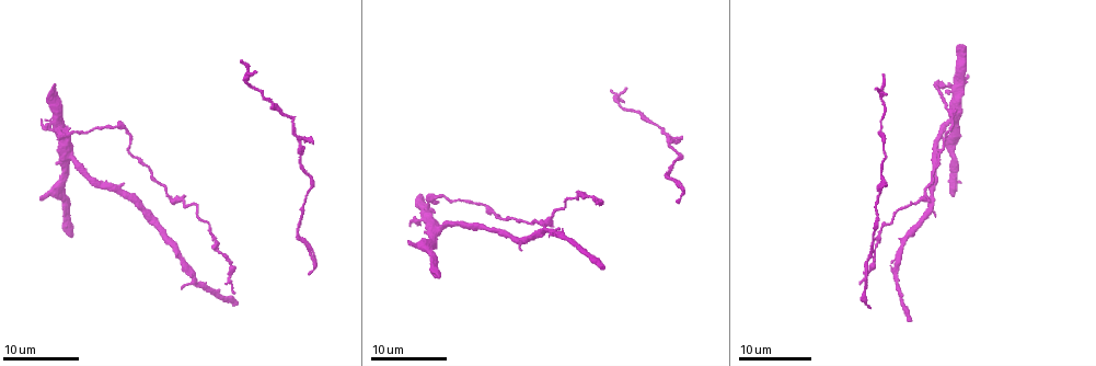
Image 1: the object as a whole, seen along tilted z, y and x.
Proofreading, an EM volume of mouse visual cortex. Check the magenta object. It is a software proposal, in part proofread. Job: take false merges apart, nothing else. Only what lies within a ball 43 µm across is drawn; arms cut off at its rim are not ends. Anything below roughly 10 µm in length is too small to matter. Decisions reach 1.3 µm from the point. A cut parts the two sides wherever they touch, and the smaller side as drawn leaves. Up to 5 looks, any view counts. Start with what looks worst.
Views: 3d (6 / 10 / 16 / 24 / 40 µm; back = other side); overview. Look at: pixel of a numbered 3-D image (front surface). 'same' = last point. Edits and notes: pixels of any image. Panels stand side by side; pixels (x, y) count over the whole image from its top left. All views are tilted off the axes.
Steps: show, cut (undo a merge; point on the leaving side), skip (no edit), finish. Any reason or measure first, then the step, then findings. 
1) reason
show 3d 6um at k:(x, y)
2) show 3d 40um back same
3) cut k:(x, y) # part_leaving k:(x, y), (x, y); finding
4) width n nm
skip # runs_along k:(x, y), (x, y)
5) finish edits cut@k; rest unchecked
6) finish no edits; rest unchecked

show 3d 16um at 1:(72, 157)

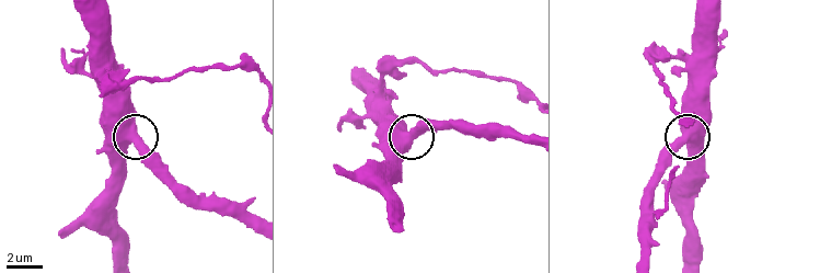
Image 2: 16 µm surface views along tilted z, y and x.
show 3d 6um at 2:(136, 140)

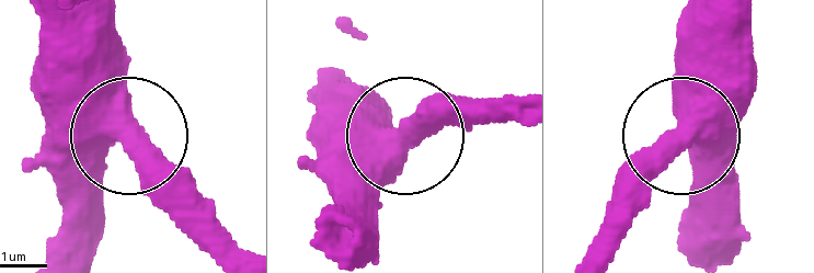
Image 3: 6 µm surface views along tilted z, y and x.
width 620 nm
skip # all the same neuron

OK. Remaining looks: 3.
calibre changes
show 3d 16um at 1:(182, 202)

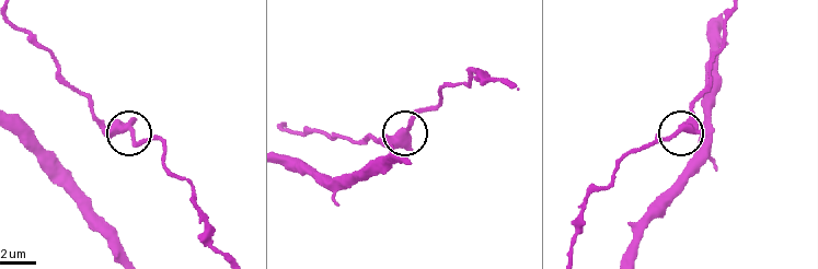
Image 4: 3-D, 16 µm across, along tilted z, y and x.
show 3d 6um at 4:(675, 135)

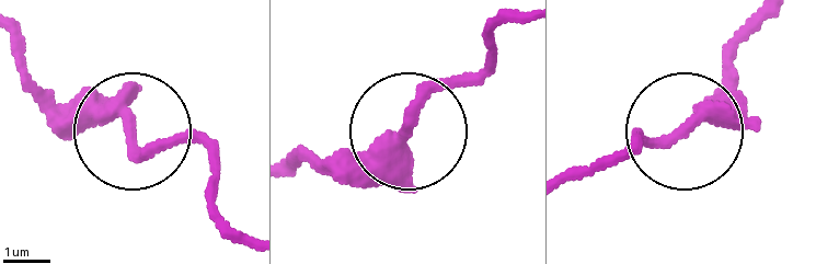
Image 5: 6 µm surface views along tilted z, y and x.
width 300 nm
skip # one neuron here

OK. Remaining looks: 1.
finish no edits; rest unchecked

